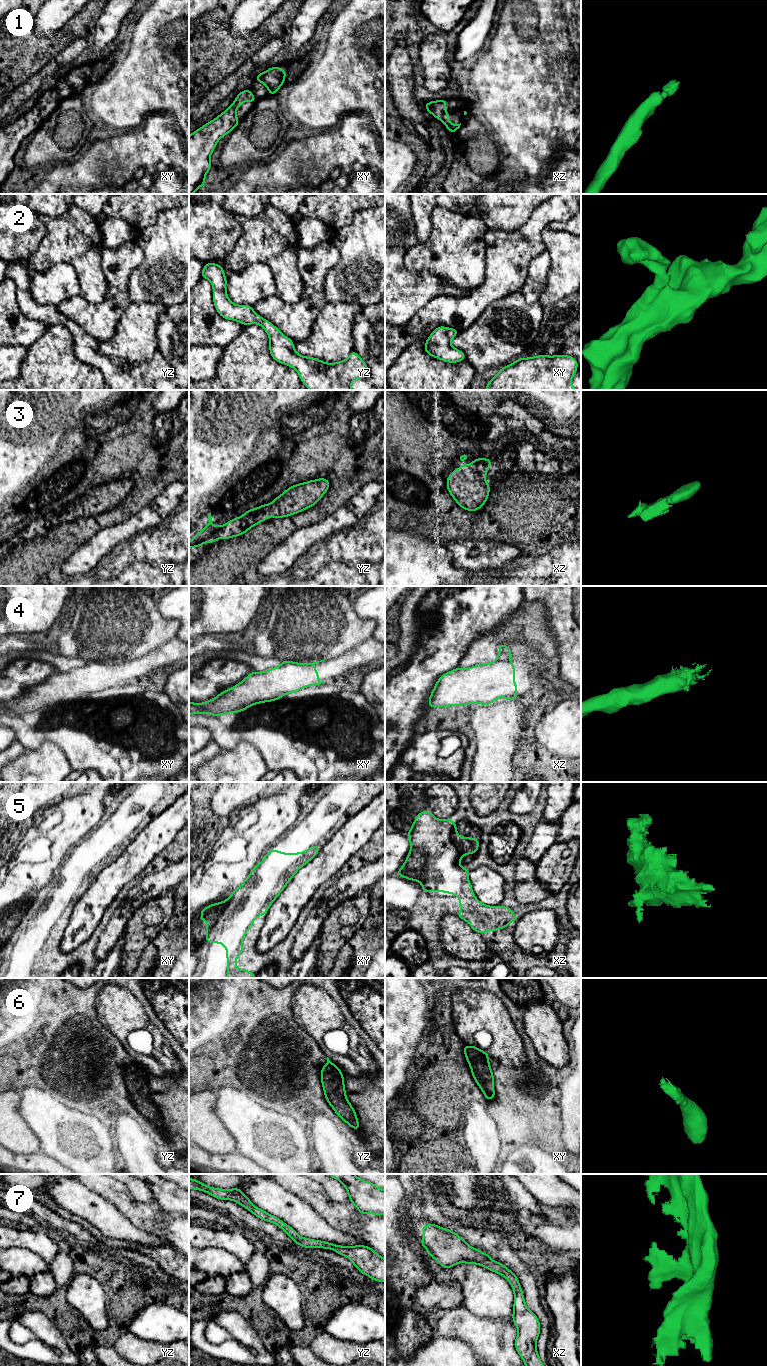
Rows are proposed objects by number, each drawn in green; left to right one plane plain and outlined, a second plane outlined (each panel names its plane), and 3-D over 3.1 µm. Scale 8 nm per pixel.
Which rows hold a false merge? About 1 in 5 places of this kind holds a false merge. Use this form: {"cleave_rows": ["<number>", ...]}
{"cleave_rows": []}

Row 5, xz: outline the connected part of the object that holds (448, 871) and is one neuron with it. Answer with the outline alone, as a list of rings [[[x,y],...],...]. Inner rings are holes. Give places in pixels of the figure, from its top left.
[[[431,810],[420,812],[415,817],[410,831],[405,835],[410,841],[411,848],[396,875],[411,881],[419,881],[422,884],[422,892],[445,892],[457,895],[462,911],[455,913],[456,916],[465,920],[480,935],[492,929],[498,932],[512,921],[518,921],[520,917],[516,916],[509,907],[487,906],[475,897],[467,875],[471,869],[461,868],[460,861],[464,855],[473,855],[478,851],[479,838],[459,837],[456,828],[457,823],[453,823],[450,817],[439,820],[432,815]]]

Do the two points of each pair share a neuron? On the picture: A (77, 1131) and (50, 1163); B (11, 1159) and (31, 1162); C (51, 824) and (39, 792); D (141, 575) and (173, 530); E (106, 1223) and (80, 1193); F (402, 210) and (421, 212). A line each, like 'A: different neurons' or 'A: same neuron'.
A: different neurons
B: same neuron
C: different neurons
D: same neuron
E: same neuron
F: different neurons

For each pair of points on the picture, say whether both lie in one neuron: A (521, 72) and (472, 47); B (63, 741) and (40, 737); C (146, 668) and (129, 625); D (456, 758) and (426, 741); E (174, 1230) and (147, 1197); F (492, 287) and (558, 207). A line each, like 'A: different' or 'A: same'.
A: different
B: same
C: different
D: same
E: different
F: same

